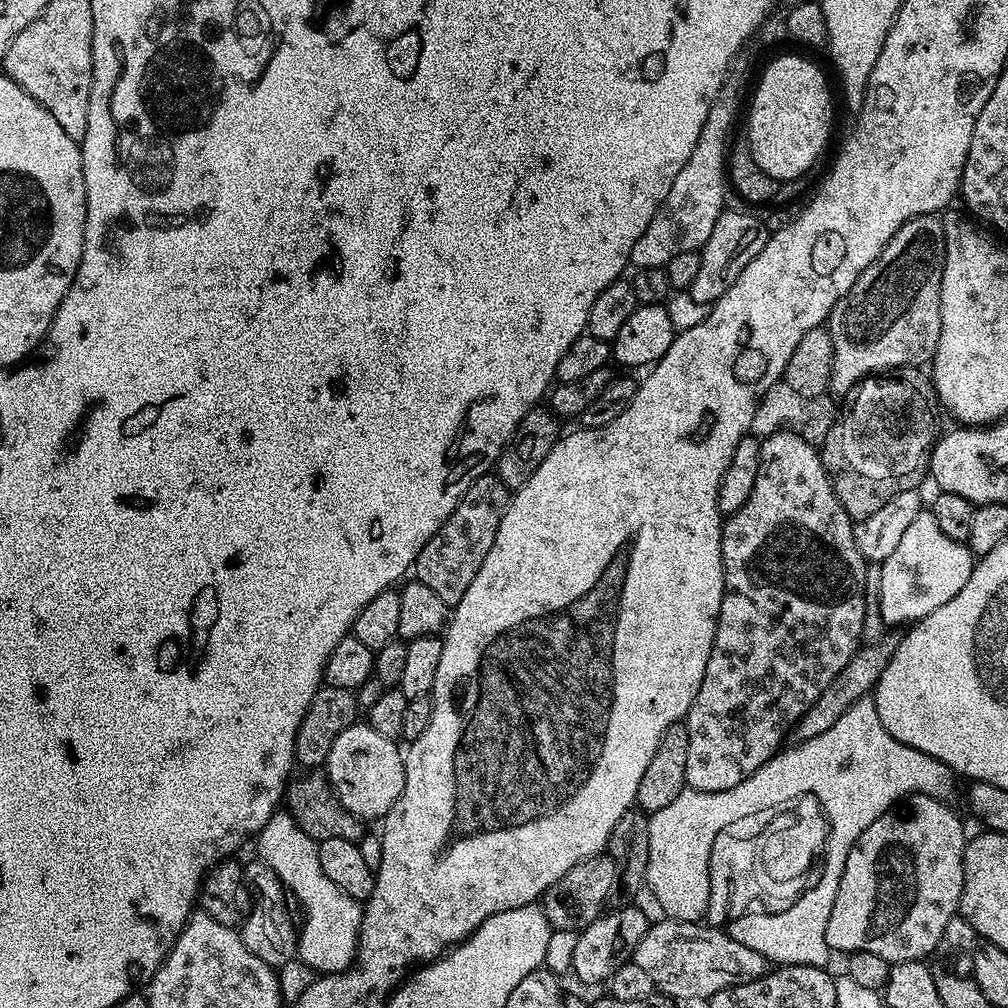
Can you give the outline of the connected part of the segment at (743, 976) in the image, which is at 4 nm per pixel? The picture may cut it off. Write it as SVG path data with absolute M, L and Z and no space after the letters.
M660 918L646 930L642 942L634 950L631 963L637 964L650 976L655 991L673 1001L707 1001L709 996L746 982L754 982L769 971L769 961L758 950L734 942L723 927L707 928L704 922L686 922Z

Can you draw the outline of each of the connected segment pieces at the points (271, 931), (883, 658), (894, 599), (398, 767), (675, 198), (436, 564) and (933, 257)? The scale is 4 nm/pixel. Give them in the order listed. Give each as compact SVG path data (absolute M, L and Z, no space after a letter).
M259 858L253 860L253 864L250 864L250 862L244 864L244 879L254 893L254 903L252 913L244 921L239 933L240 937L246 942L250 954L258 954L258 958L262 958L262 962L266 962L271 968L279 970L284 964L297 959L298 924L297 921L292 921L292 912L288 909L290 896L284 887L284 883L278 878L278 874L274 874L274 870L270 870L270 866L266 866L263 860Z
M888 630L885 631L880 640L873 644L865 643L857 648L850 658L850 662L846 662L846 666L842 666L838 678L834 678L834 682L830 682L830 686L826 686L826 690L822 690L822 694L818 694L814 706L810 706L810 710L806 710L806 714L802 714L802 718L794 729L795 739L802 741L818 738L818 734L830 730L830 726L834 726L834 722L838 722L838 718L842 718L842 714L846 714L846 710L850 710L850 706L854 706L854 702L869 695L876 687L876 677L880 675L882 670L886 670L886 666L894 654L894 650L900 645L901 639L899 631Z
M921 510L902 534L890 558L882 561L878 568L881 578L878 602L881 603L881 616L885 625L911 626L917 620L926 618L926 614L938 610L938 606L950 602L950 598L954 598L954 594L966 586L973 563L974 554L967 543L946 538L938 522L934 522L932 511Z
M366 722L351 724L338 738L334 738L334 746L330 746L330 754L326 761L326 775L336 791L336 797L342 802L344 809L360 820L379 821L398 802L404 789L404 756L398 749L397 741L382 738L378 730L374 730Z
M731 86L720 89L720 95L710 106L710 114L706 114L706 122L702 126L702 134L698 134L698 142L694 146L694 154L678 170L678 178L674 178L674 186L670 186L670 194L660 203L660 208L650 218L650 226L646 226L646 234L634 242L634 250L630 250L630 264L633 269L641 268L664 268L670 258L678 254L695 252L704 247L706 238L710 238L710 230L714 230L714 222L718 222L721 212L725 211L724 188L726 192L726 157L730 151L730 139L732 123L736 120L736 111L740 108L740 100Z
M495 474L479 476L462 494L458 506L446 518L444 525L422 546L414 565L415 579L421 580L442 602L455 606L462 602L462 594L474 582L474 574L482 570L482 562L486 554L490 554L490 546L494 546L494 538L498 534L498 526L508 509L510 490Z
M939 215L919 216L906 222L890 238L878 258L860 275L858 282L834 306L828 315L826 329L833 342L830 388L834 392L851 393L853 387L874 372L890 368L924 366L936 354L942 330L940 283L944 269L944 222Z

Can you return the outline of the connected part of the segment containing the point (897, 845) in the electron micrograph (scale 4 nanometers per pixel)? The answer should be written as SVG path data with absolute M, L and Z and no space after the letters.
M909 796L895 806L882 813L872 825L867 828L854 842L850 854L846 858L846 866L842 870L842 878L838 882L838 894L834 898L834 906L830 910L830 918L826 922L826 942L833 953L844 952L869 952L878 954L878 958L889 962L901 960L924 960L928 955L935 953L940 947L942 930L946 930L946 922L950 922L952 916L957 915L962 898L962 886L964 885L964 824L948 809L949 805L943 800L935 800L929 796Z

